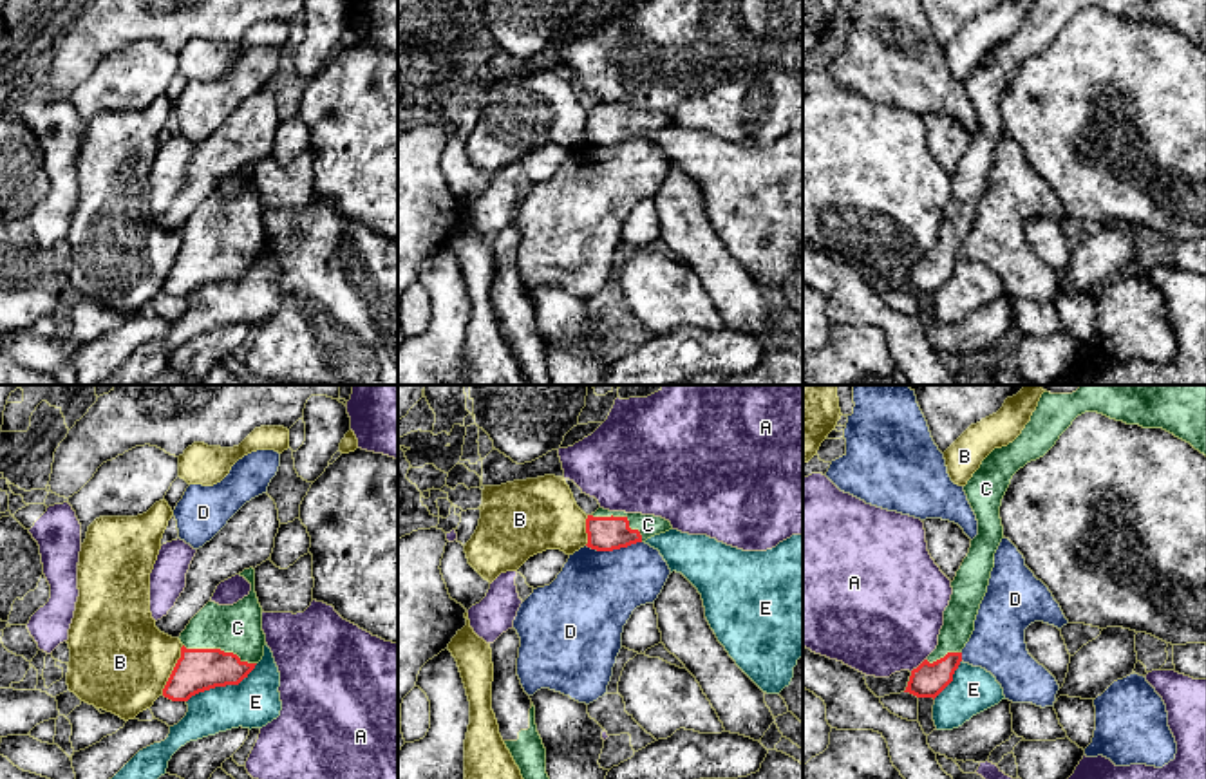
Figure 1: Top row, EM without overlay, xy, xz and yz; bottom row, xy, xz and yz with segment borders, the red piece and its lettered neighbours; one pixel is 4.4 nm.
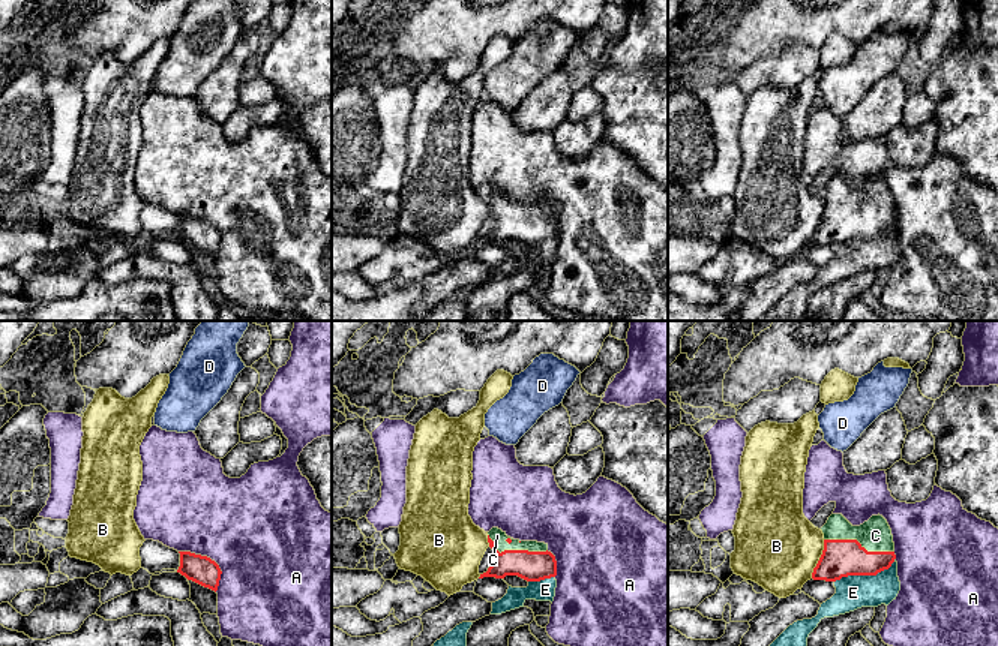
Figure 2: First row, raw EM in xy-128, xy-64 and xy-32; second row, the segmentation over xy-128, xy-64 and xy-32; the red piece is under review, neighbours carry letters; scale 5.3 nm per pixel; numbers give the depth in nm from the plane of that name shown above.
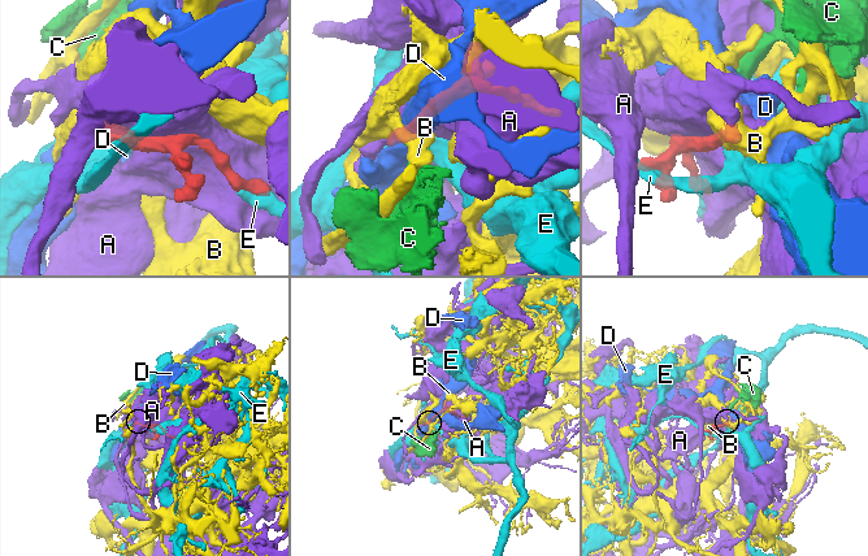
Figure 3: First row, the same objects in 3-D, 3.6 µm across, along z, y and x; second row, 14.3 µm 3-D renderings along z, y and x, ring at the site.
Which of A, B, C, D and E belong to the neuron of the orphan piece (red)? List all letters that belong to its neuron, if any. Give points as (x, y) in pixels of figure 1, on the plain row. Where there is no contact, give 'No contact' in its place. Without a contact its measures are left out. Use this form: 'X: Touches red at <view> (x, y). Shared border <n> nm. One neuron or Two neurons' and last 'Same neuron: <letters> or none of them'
A: Touches red at yz (919, 261). Shared border 100 nm. Two neurons
B: Touches red at xy (172, 266). Shared border 240 nm. Two neurons
C: Touches red at xy (219, 244). Shared border 340 nm. One neuron
D: Touches red at xz (613, 143). Shared border 240 nm. Two neurons
E: Touches red at xy (221, 281). Shared border 360 nm. Two neurons
Same neuron: C

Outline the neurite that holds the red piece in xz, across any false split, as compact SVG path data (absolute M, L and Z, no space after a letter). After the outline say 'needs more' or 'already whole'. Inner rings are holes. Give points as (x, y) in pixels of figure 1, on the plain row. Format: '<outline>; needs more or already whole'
M598 103L586 114L588 143L613 146L673 125L671 117L642 108L609 107Z; needs more

